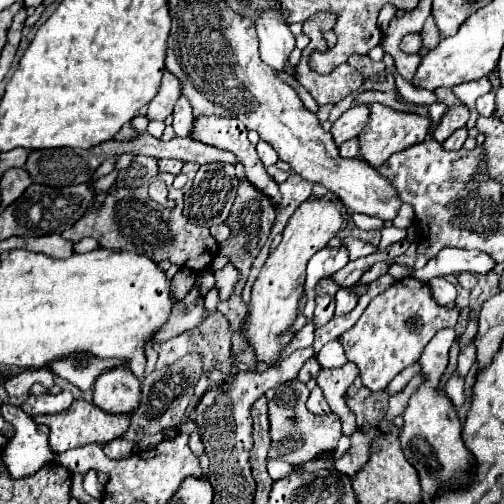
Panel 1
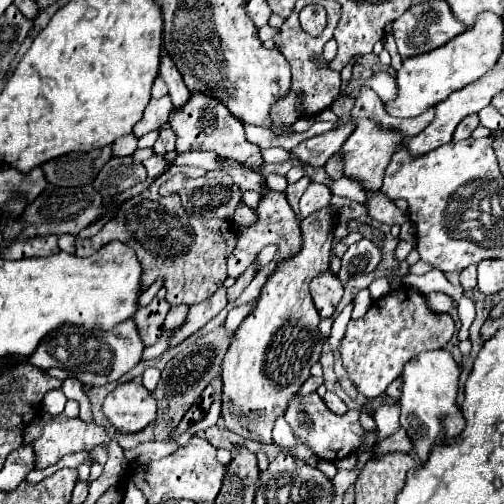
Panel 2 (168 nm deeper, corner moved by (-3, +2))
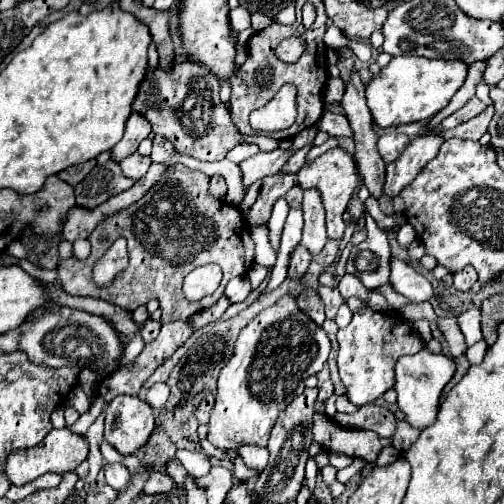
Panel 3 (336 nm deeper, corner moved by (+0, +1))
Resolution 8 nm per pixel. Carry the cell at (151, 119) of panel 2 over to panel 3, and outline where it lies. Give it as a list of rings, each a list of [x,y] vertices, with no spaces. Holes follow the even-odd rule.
[[[132,114],[132,116],[128,118],[128,122],[126,122],[126,130],[124,130],[122,140],[110,150],[110,154],[112,154],[110,158],[112,158],[114,162],[124,160],[126,156],[134,154],[134,152],[138,150],[140,142],[142,142],[144,138],[148,138],[148,136],[150,136],[148,120],[146,120],[146,118],[140,118],[140,114]]]

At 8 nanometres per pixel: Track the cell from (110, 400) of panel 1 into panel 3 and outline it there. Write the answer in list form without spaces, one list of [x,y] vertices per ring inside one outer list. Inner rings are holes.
[[[116,396],[106,406],[104,438],[122,456],[136,454],[146,446],[154,430],[152,408],[136,396]]]

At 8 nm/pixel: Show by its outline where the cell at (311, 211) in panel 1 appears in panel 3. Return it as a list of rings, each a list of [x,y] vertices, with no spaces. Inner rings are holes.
[[[284,296],[274,306],[262,310],[238,336],[236,350],[230,362],[218,376],[216,404],[212,408],[212,416],[208,422],[208,442],[212,442],[218,450],[238,450],[240,446],[266,446],[270,438],[270,430],[278,418],[278,414],[304,392],[304,380],[322,370],[326,358],[330,354],[330,340],[326,332],[314,324],[304,312],[298,310],[294,296]]]

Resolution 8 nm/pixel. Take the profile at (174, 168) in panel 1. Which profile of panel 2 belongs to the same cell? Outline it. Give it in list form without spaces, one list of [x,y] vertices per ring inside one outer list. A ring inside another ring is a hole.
[[[155,155],[155,157],[151,157],[151,159],[147,159],[147,161],[143,161],[143,165],[145,165],[145,169],[147,169],[147,173],[149,173],[149,177],[151,179],[155,179],[155,177],[159,177],[163,171],[167,171],[167,161],[163,159],[163,157],[159,157],[159,155]]]

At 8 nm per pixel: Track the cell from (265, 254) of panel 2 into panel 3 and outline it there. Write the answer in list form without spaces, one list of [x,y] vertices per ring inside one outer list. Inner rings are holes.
[[[258,264],[252,266],[252,270],[248,272],[248,280],[250,280],[250,284],[252,284],[252,290],[256,290],[266,276],[268,276],[268,270],[266,270],[266,268],[262,268],[262,266],[258,266]]]

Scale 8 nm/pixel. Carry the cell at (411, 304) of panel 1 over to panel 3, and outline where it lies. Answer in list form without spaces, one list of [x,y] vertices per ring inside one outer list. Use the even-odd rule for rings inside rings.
[[[370,308],[354,310],[352,322],[338,330],[338,370],[346,386],[348,400],[360,408],[374,402],[394,386],[394,364],[404,354],[416,354],[424,348],[420,336],[398,314],[378,314]]]

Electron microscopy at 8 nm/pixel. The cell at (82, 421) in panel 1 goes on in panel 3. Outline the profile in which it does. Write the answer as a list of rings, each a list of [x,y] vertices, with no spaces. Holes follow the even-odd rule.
[[[62,428],[62,430],[52,430],[38,446],[34,448],[26,448],[26,450],[14,450],[8,460],[6,460],[6,476],[8,476],[8,482],[12,486],[24,486],[32,480],[36,480],[38,476],[46,474],[46,472],[54,472],[54,474],[66,474],[66,472],[72,472],[76,470],[76,466],[86,460],[88,456],[88,442],[86,438],[78,436],[78,434],[72,434],[68,428]]]

